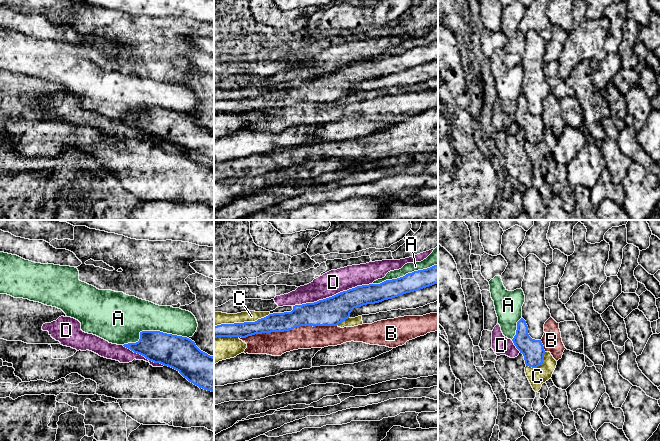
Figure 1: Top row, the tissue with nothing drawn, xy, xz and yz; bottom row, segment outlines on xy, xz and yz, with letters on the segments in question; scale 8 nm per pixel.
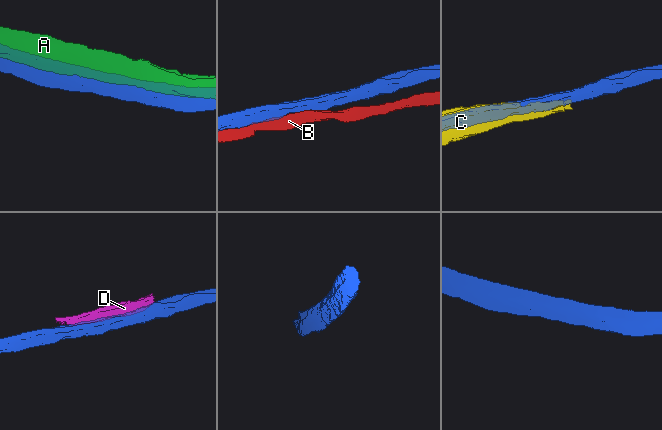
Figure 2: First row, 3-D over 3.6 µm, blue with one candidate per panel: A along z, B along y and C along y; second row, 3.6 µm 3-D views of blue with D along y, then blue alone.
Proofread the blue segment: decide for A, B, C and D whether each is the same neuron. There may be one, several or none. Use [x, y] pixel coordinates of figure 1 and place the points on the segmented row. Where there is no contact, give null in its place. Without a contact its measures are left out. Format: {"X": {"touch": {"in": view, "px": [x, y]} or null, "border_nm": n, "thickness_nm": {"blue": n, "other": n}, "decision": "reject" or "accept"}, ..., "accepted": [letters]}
{"A": {"touch": {"in": "xy", "px": [153, 331]}, "border_nm": 550, "thickness_nm": {"blue": 260, "other": 340}, "decision": "reject"}, "B": {"touch": {"in": "xz", "px": [287, 330]}, "border_nm": 800, "thickness_nm": {"blue": 190, "other": 190}, "decision": "reject"}, "C": {"touch": {"in": "xz", "px": [241, 323]}, "border_nm": 460, "thickness_nm": {"blue": 140, "other": 110}, "decision": "reject"}, "D": {"touch": {"in": "xz", "px": [332, 296]}, "border_nm": 650, "thickness_nm": {"blue": 220, "other": 190}, "decision": "reject"}, "accepted": []}

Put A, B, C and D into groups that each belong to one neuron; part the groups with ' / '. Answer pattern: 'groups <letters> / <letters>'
groups A / B / C / D

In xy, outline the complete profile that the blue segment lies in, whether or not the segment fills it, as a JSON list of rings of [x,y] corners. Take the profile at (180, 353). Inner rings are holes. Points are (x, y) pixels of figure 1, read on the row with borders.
[[[142,331],[138,342],[123,346],[149,361],[177,370],[199,388],[214,392],[214,357],[201,351],[191,339],[160,331]]]

